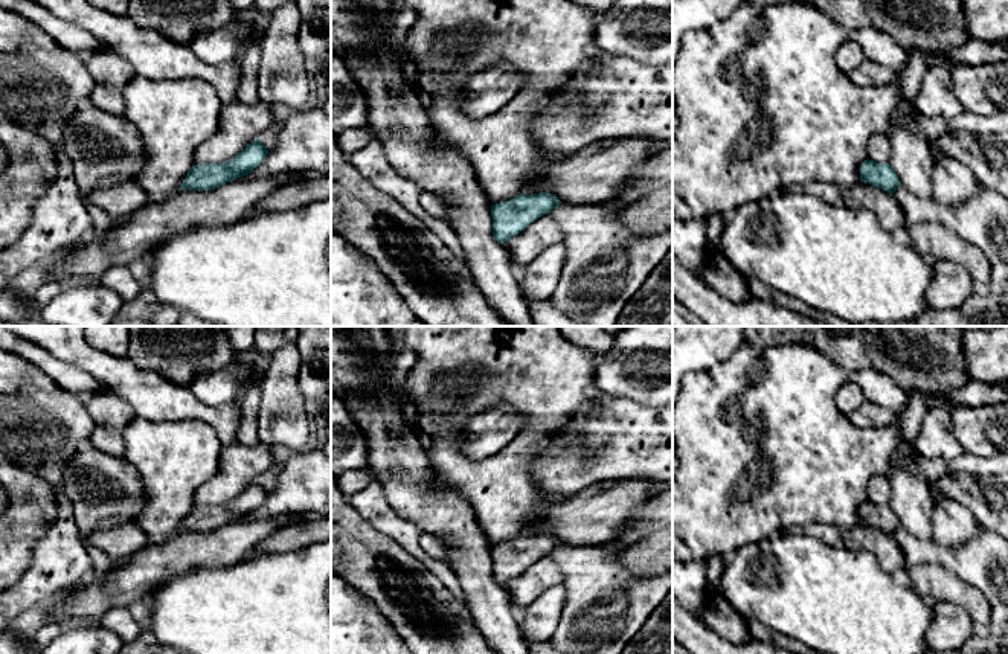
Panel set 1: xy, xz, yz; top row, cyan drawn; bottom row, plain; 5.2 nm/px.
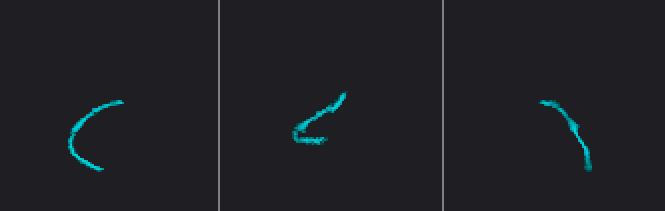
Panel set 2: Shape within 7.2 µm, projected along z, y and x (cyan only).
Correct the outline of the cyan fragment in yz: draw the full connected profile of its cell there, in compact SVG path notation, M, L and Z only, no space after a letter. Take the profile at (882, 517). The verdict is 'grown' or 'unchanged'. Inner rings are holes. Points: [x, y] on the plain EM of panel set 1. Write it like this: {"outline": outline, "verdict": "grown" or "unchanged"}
{"outline": "M869 500L860 506L860 520L862 523L877 527L889 535L894 535L900 526L900 521L889 505L877 505Z", "verdict": "unchanged"}

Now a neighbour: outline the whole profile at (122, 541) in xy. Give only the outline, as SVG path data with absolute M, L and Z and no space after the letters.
M128 521L116 527L91 532L85 538L85 544L104 550L116 563L149 546L151 540L136 521Z

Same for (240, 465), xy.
M238 441L224 445L217 473L197 489L197 506L223 505L233 500L249 485L261 480L271 465L271 447L264 444L247 447Z

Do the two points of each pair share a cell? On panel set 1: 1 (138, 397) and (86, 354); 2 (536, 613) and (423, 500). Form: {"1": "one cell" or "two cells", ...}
{"1": "one cell", "2": "two cells"}

